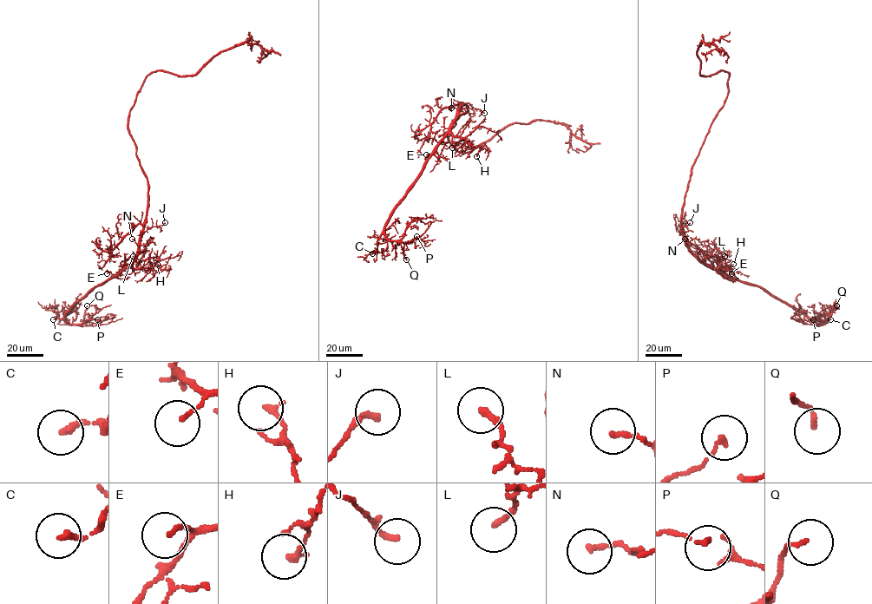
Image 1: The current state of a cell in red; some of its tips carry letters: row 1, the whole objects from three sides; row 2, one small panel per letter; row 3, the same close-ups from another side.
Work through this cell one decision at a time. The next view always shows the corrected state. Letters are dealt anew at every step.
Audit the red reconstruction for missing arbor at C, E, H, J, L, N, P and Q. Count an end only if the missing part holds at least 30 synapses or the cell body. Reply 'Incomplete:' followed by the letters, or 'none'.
Incomplete: none

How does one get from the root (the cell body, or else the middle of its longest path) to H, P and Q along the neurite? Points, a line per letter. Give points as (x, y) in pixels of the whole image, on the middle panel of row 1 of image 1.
H: (467, 112), (466, 105), (459, 108), (451, 133), (473, 146), (478, 146), (480, 149), (476, 156)
P: (467, 112), (466, 105), (459, 108), (447, 134), (385, 226), (384, 235), (391, 240), (406, 243), (416, 236)
Q: (467, 112), (466, 105), (459, 108), (447, 134), (385, 226), (389, 239), (404, 245), (406, 259)

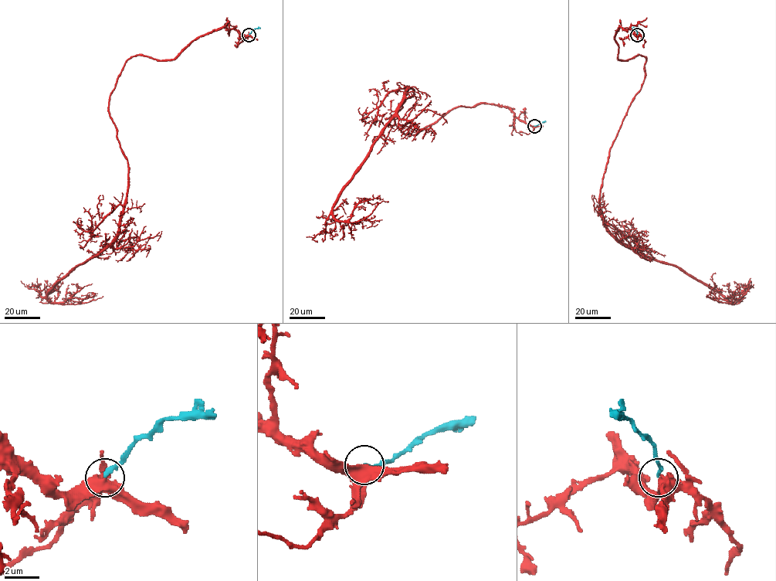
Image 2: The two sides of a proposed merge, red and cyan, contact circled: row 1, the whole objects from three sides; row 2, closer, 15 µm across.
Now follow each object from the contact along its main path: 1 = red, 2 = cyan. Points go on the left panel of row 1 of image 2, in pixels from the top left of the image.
1: (249, 35), (220, 27), (173, 59), (127, 61), (108, 108), (128, 164), (120, 231), (48, 299), (97, 293)
2: (249, 35), (260, 27)

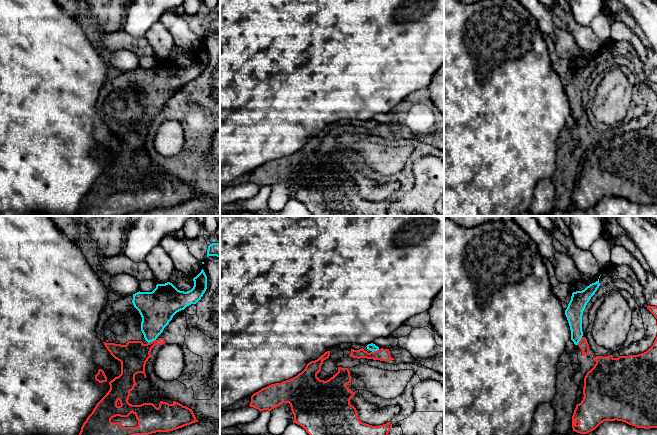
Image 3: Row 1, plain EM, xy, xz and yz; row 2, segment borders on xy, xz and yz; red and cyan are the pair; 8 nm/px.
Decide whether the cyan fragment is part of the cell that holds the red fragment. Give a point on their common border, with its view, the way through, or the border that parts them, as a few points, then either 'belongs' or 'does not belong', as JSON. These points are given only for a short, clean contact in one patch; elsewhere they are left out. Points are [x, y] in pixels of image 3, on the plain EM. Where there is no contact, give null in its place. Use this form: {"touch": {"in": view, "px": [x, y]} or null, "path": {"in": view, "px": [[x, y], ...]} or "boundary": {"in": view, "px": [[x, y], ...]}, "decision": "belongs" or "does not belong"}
{"touch": {"in": "xy", "px": [152, 117]}, "path": {"in": "xy", "px": [[133, 132], [140, 129], [152, 117], [152, 101], [157, 87]]}, "decision": "belongs"}

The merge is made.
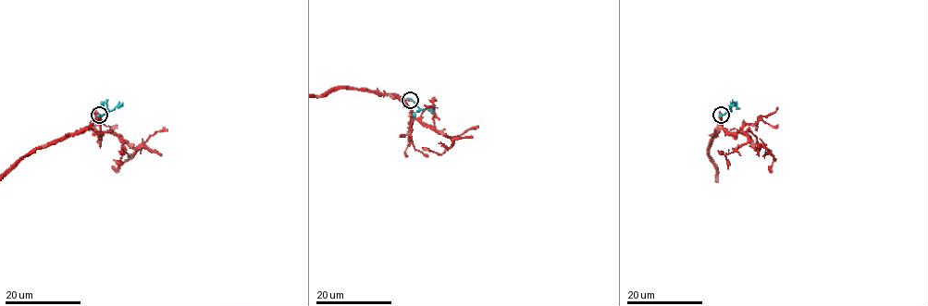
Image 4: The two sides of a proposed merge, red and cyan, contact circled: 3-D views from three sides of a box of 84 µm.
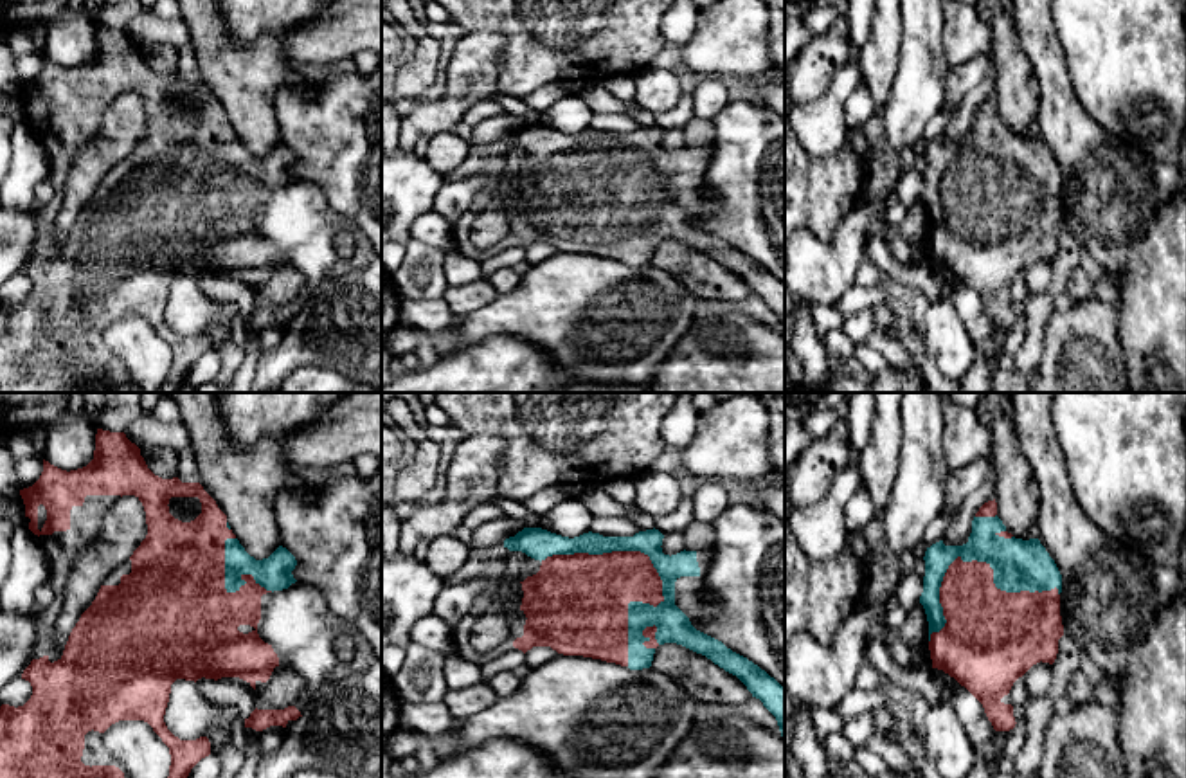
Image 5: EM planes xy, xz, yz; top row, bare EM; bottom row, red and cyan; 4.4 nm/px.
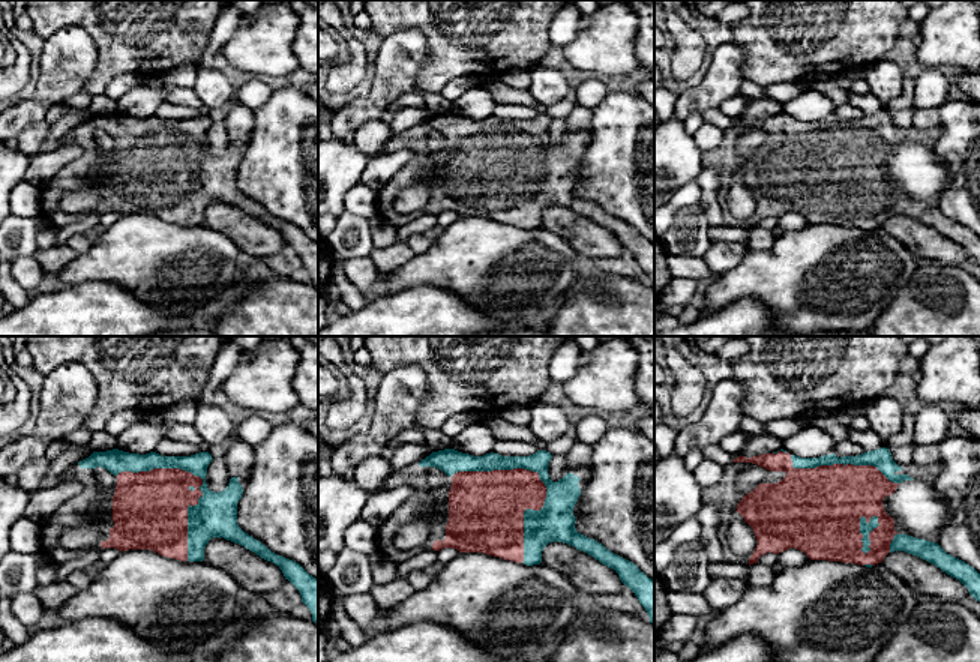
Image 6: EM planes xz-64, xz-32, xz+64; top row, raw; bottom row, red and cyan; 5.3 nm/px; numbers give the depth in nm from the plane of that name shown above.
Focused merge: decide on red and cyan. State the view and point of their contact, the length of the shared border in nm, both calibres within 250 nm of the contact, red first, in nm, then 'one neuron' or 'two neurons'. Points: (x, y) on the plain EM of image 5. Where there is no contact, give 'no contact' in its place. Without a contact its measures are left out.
xz (655, 168) | 600 nm | 280/150 nm | one neuron

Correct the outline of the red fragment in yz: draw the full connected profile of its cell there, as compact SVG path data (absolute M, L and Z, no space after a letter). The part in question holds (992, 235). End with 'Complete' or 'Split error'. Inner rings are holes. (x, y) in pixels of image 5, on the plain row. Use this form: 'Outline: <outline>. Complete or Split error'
Outline: M984 99L963 142L943 137L925 148L920 200L929 218L932 265L965 283L984 304L995 328L1015 324L1013 303L1001 295L1033 261L1053 261L1064 232L1060 213L1062 171L1038 135L1015 135L997 113L997 99Z. Split error

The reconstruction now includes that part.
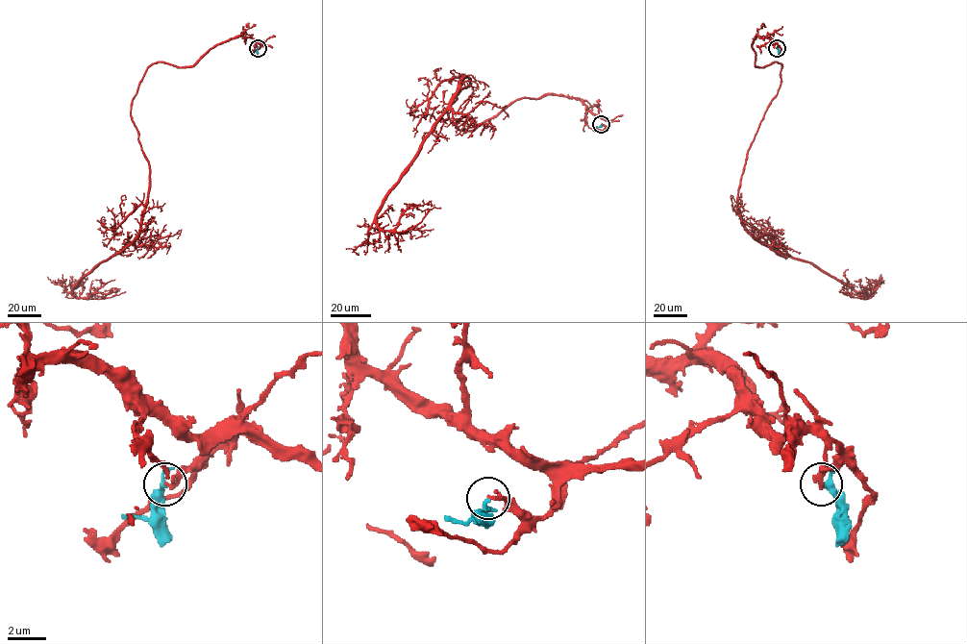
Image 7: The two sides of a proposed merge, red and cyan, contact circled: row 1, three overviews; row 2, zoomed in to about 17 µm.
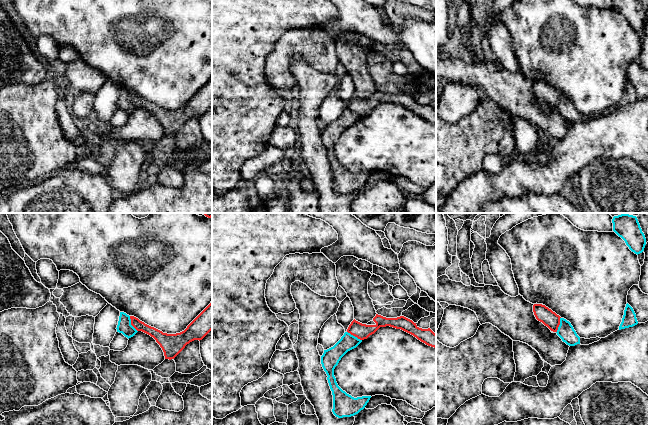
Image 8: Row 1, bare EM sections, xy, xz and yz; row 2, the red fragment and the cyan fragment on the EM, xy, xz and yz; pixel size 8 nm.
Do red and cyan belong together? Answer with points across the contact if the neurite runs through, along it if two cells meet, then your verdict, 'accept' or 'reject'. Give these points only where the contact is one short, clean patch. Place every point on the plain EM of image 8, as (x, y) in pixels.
along xy (129, 92), (131, 101), (137, 107) | reject

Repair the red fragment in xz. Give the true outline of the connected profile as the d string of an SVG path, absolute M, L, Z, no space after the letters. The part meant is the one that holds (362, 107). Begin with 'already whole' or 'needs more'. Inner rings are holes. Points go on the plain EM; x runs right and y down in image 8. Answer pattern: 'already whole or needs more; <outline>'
already whole; M376 90L373 97L376 99L375 101L366 101L354 95L349 101L347 108L360 116L364 116L374 110L380 103L390 102L396 105L401 105L413 111L426 121L436 124L436 110L430 104L419 104L416 99L404 92L386 94Z

